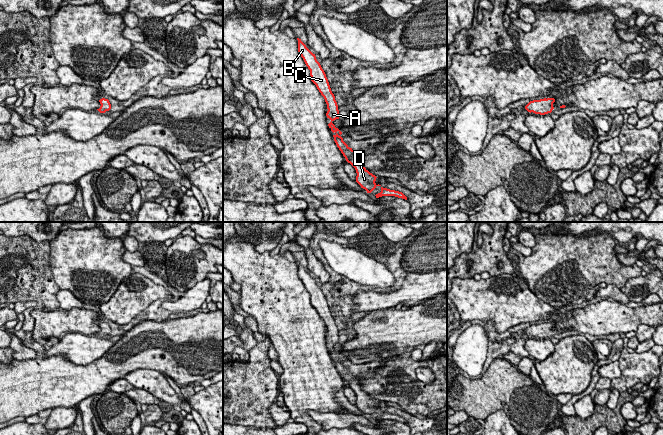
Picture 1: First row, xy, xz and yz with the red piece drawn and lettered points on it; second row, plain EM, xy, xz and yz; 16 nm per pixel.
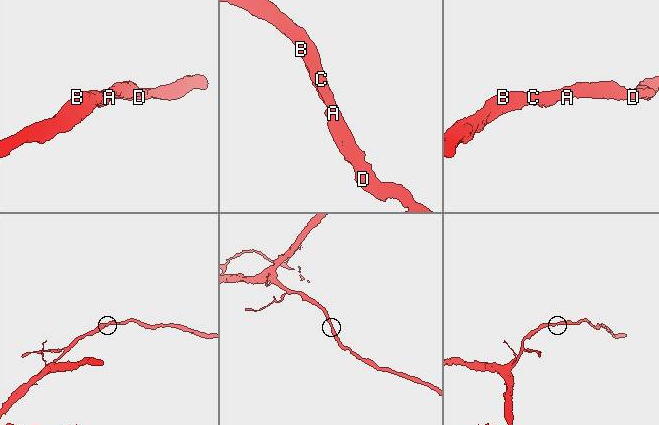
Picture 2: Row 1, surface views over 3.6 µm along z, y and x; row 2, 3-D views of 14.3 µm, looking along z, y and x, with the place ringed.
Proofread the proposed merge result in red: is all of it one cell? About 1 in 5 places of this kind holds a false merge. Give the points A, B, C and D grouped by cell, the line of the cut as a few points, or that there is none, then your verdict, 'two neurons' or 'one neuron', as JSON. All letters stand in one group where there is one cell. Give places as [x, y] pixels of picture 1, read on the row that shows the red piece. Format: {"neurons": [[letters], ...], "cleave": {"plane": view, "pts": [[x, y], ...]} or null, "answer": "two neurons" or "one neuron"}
{"neurons": [["A", "B", "C", "D"]], "cleave": null, "answer": "one neuron"}

